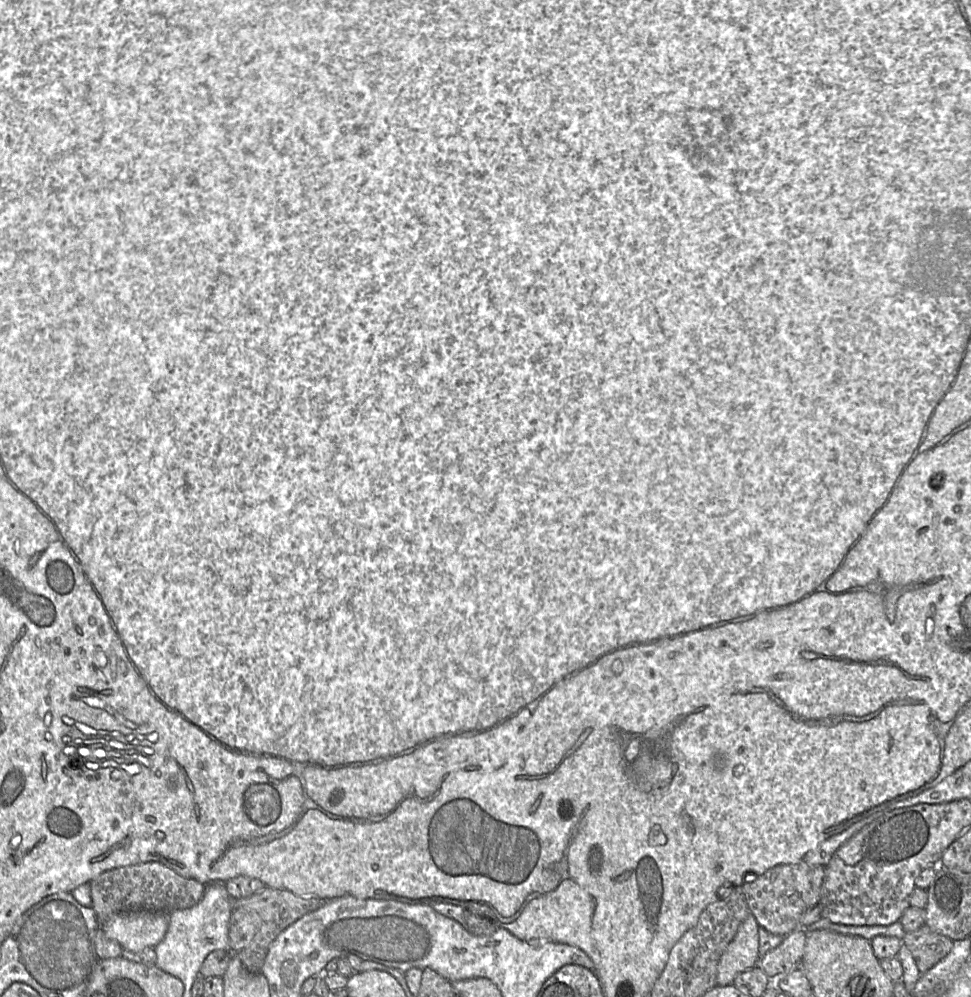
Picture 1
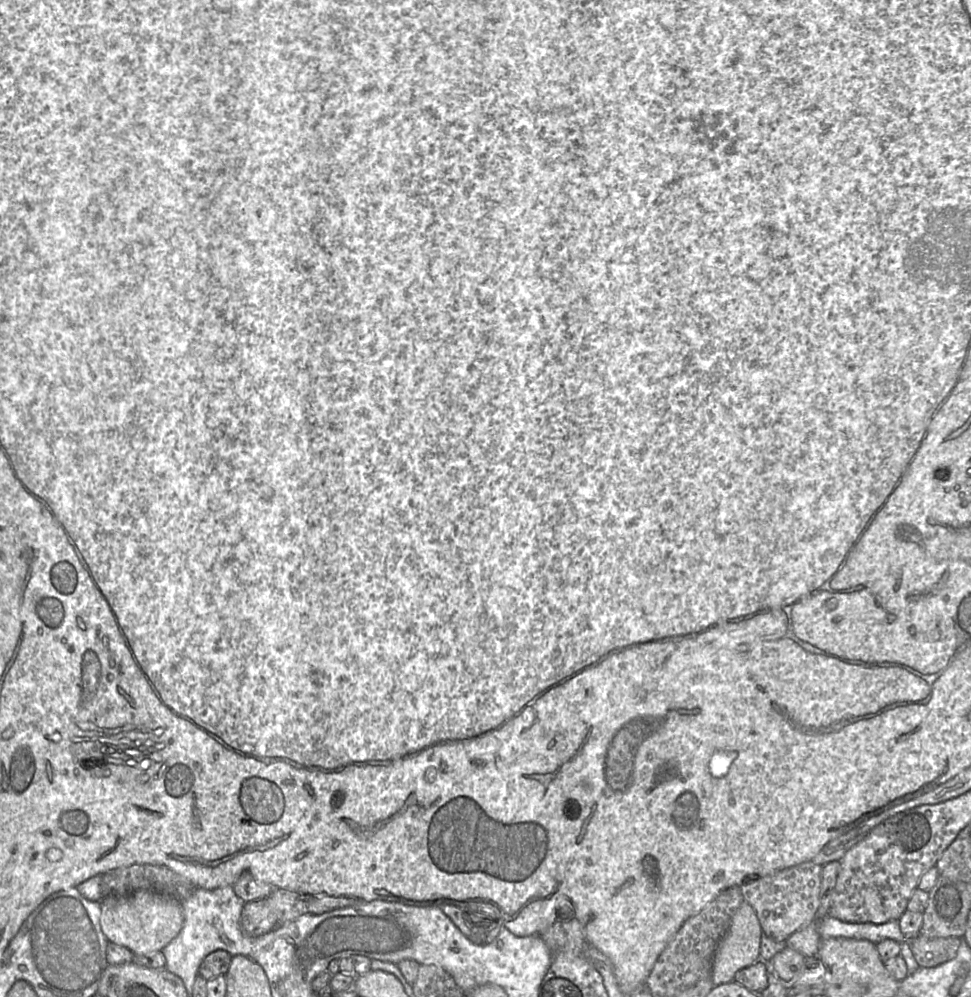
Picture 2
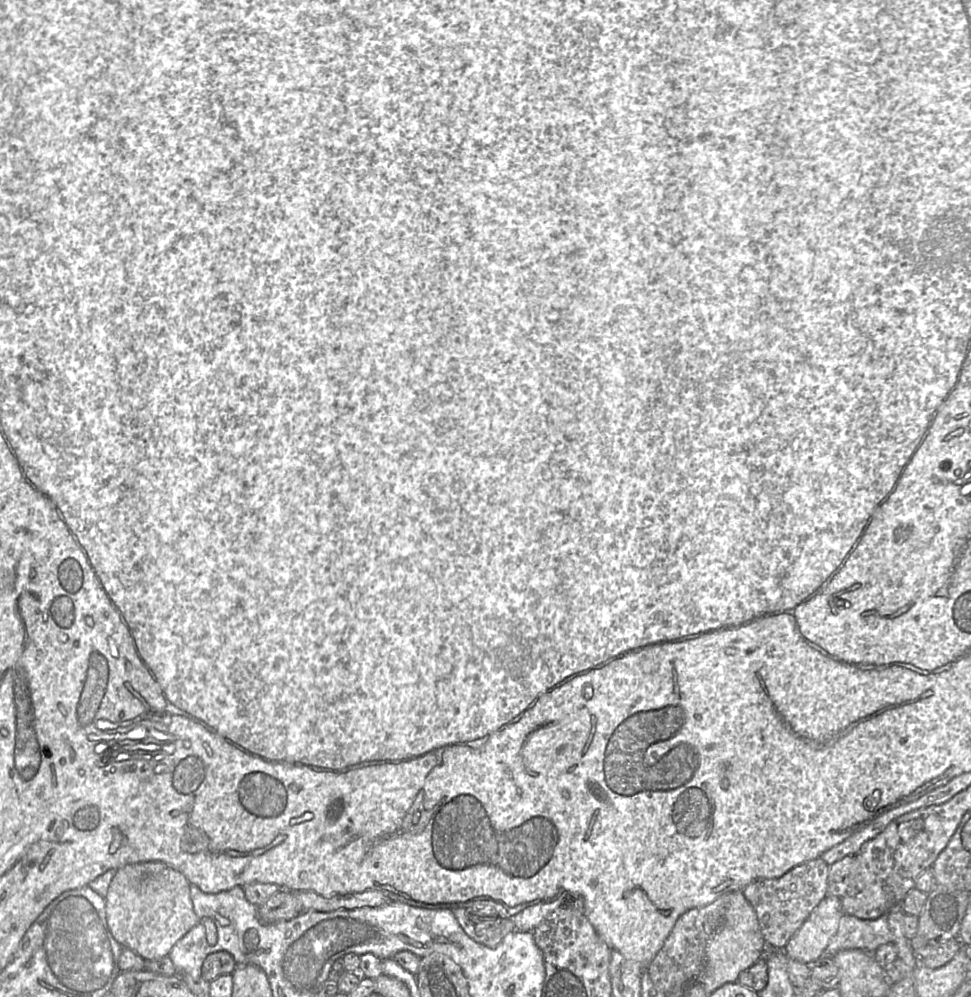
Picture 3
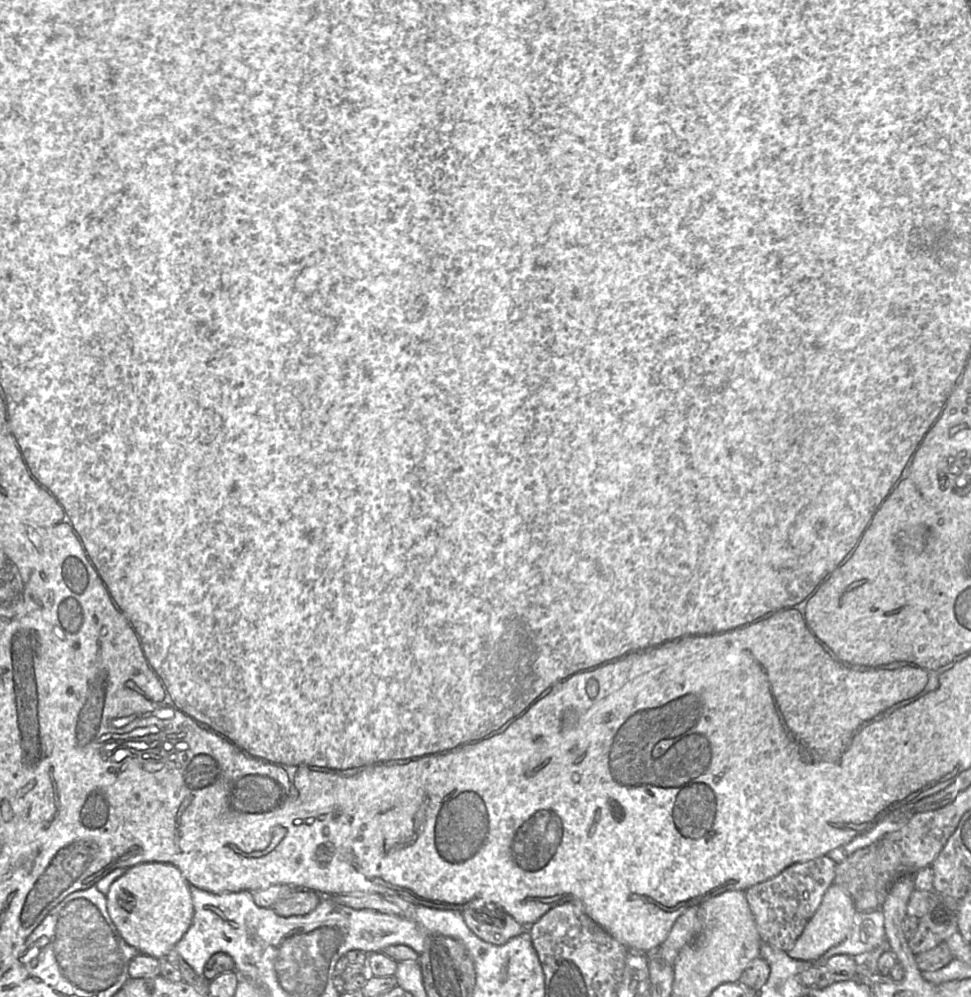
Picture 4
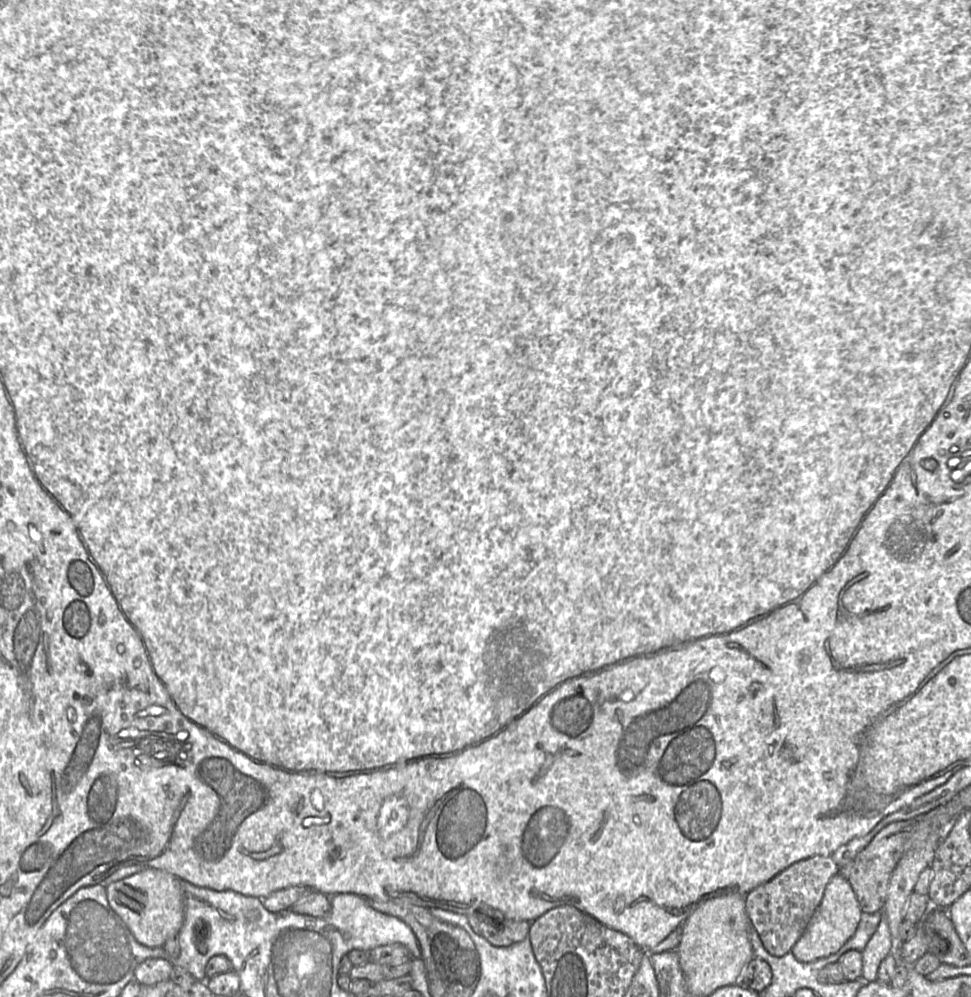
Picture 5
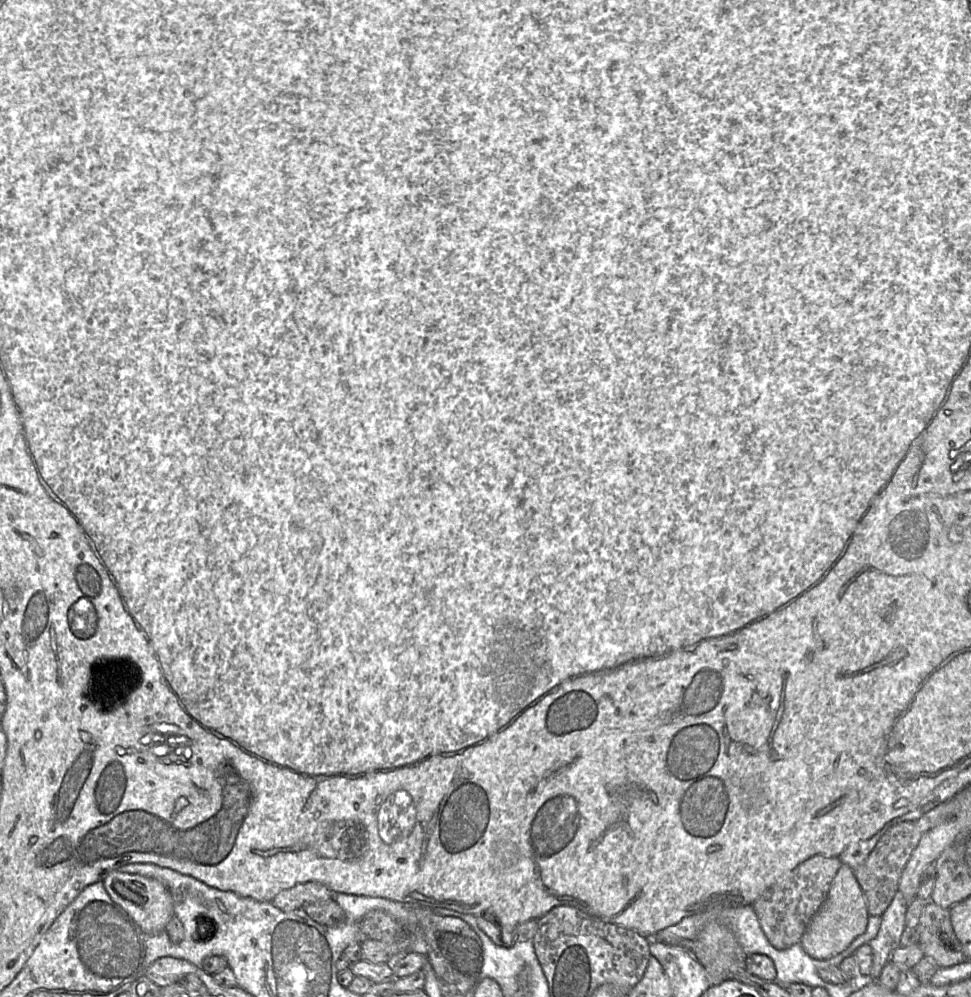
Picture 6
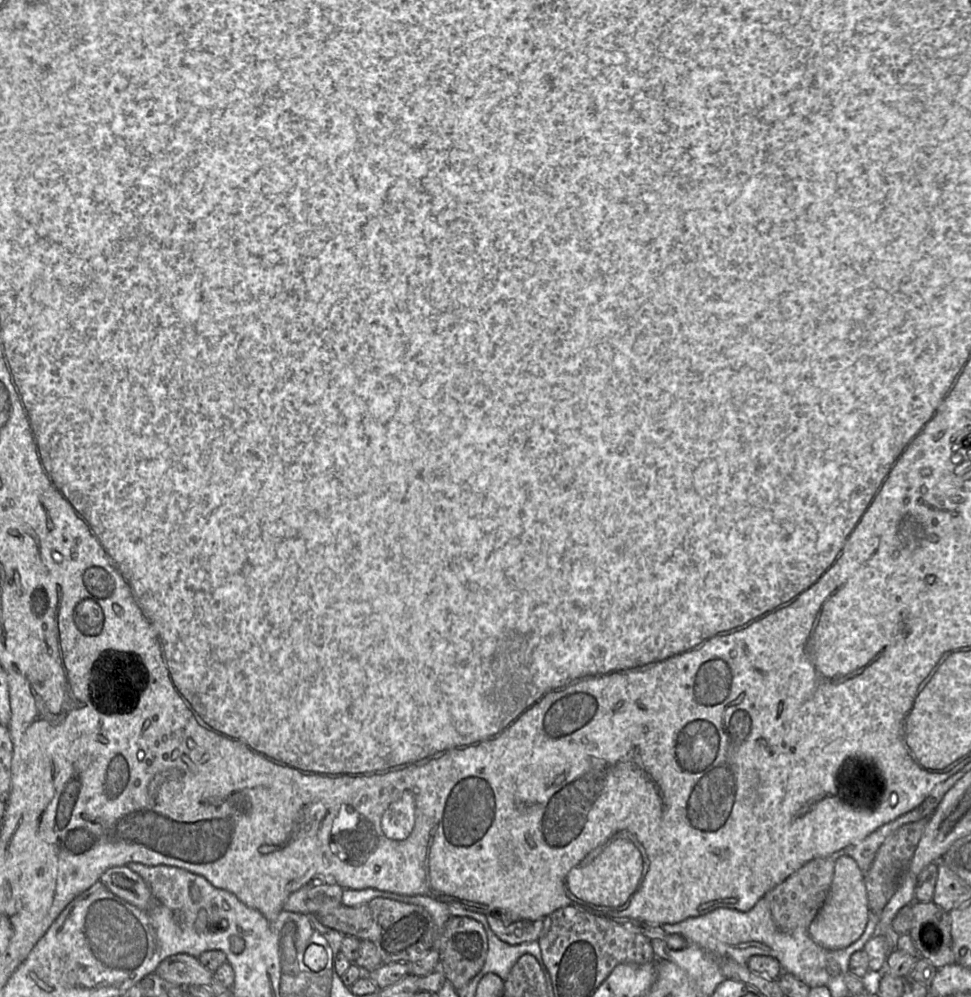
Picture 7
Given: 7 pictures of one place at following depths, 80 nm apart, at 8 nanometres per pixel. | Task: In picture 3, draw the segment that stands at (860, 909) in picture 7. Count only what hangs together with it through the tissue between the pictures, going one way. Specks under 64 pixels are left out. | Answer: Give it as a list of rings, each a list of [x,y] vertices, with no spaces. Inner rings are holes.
[[[824,897],[784,947],[789,959],[808,964],[824,956],[843,915],[840,898]]]

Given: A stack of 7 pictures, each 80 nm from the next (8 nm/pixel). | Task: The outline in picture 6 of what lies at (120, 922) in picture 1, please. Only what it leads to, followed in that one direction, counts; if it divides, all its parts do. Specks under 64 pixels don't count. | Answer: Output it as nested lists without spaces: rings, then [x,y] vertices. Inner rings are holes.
[[[113,871],[101,881],[111,897],[130,918],[148,934],[165,930],[166,925],[174,915],[173,898],[160,881],[138,874]]]

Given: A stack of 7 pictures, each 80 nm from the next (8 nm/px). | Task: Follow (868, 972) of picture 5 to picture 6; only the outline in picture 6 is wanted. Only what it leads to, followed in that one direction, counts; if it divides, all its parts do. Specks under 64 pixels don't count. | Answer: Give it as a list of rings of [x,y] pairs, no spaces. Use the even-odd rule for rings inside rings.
[[[897,891],[883,912],[877,935],[868,943],[872,949],[870,977],[877,981],[883,967],[890,961],[892,952],[900,946],[900,937],[905,928],[907,901]]]

